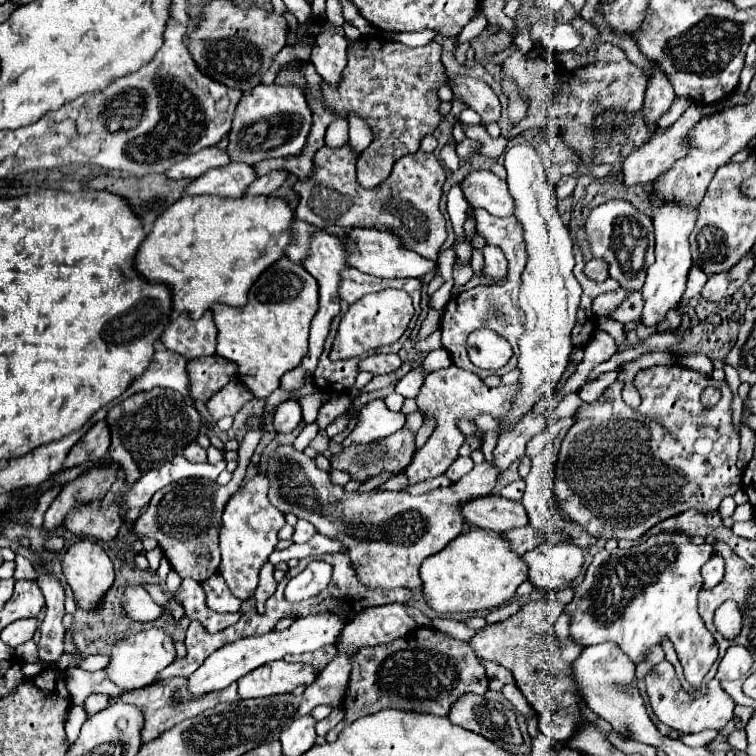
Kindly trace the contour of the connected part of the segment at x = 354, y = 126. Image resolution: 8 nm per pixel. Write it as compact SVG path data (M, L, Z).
M348 118L350 124L350 148L354 152L361 153L372 142L372 130L368 130L366 122L362 118Z

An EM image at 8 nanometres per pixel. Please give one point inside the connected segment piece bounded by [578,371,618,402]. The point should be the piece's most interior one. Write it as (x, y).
(591, 391)

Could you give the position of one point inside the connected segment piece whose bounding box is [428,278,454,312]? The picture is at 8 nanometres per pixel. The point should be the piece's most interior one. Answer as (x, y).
(437, 301)

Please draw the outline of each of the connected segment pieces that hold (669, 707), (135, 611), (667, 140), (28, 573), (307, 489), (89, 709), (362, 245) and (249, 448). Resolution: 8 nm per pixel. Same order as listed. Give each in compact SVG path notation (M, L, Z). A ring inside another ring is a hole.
M660 662L648 676L646 676L646 690L650 696L650 706L656 712L656 716L670 728L678 732L702 732L702 730L722 730L734 716L734 700L722 690L718 680L708 682L708 694L702 698L690 698L684 688L680 686L680 680L676 678L674 666L670 662Z
M126 586L122 606L130 618L138 622L156 620L162 614L162 608L152 600L152 596L142 586Z
M692 104L672 126L668 126L662 134L654 134L646 144L642 144L638 150L634 150L626 162L624 162L624 184L634 186L634 184L646 184L668 172L676 160L684 158L690 150L690 138L688 132L696 126L696 122L702 118L702 104Z
M17 554L15 558L16 569L14 579L17 580L37 580L38 574L32 566L31 561L22 555Z
M482 414L476 418L476 426L486 436L482 446L486 460L476 464L470 474L446 488L436 488L420 496L380 488L368 492L346 492L344 486L332 484L330 472L320 470L312 458L296 452L294 446L278 446L270 456L264 472L270 480L268 498L278 510L292 512L298 518L314 524L320 534L344 542L346 554L362 586L382 590L404 586L422 590L422 578L418 572L422 560L440 552L452 538L462 532L464 520L460 514L456 514L454 506L458 502L470 500L472 496L490 494L498 480L498 468L494 468L494 462L490 462L498 442L498 428L494 428L494 418Z
M92 694L92 696L88 696L86 702L84 702L84 710L86 710L88 716L104 710L106 706L108 706L108 696L104 696L104 694Z
M356 228L352 232L352 238L356 238L358 248L348 250L348 266L358 268L360 272L380 276L380 278L420 278L428 272L438 270L438 260L430 260L420 256L414 250L408 250L402 242L402 238L390 230L378 230L378 228Z
M306 384L300 392L296 394L286 394L282 392L280 388L274 390L270 396L267 397L264 414L262 415L261 429L257 431L249 431L243 441L240 444L238 450L238 465L234 474L232 474L232 480L230 484L226 486L220 486L220 484L214 484L210 482L210 488L208 488L208 480L202 480L202 478L186 478L186 480L178 480L178 482L172 482L168 484L166 488L158 490L150 504L148 504L148 510L140 514L140 518L134 522L134 534L138 540L142 540L144 536L146 538L154 538L158 542L158 546L162 548L164 556L170 560L170 566L174 572L178 572L182 578L194 578L198 582L204 582L206 578L210 578L212 574L218 572L218 566L220 566L220 548L218 548L218 530L222 526L222 510L224 510L224 504L228 502L230 494L234 494L242 480L244 480L244 472L251 461L256 446L258 445L262 435L267 431L274 431L273 418L270 416L270 412L284 400L288 398L300 398L300 396L306 396L306 394L312 394L316 388L314 384Z

